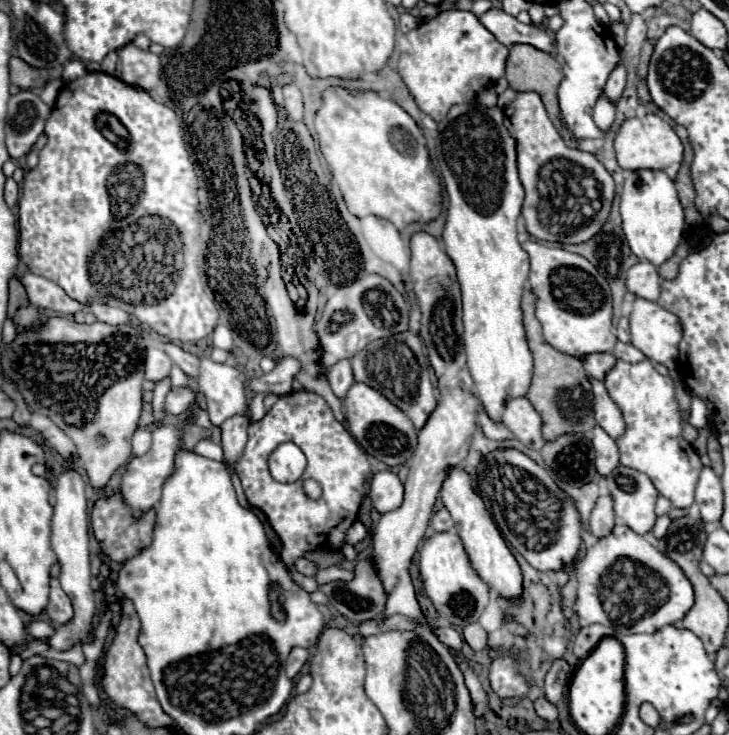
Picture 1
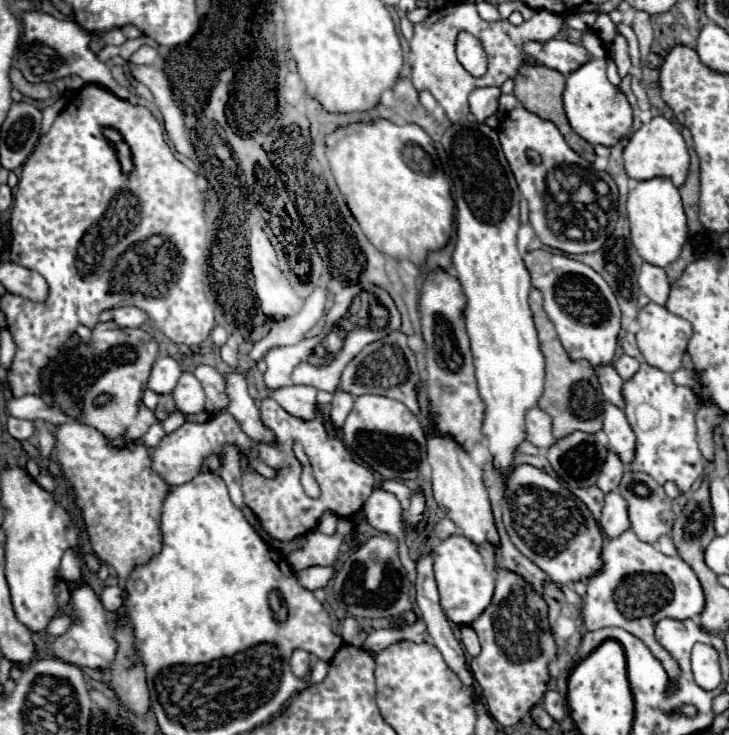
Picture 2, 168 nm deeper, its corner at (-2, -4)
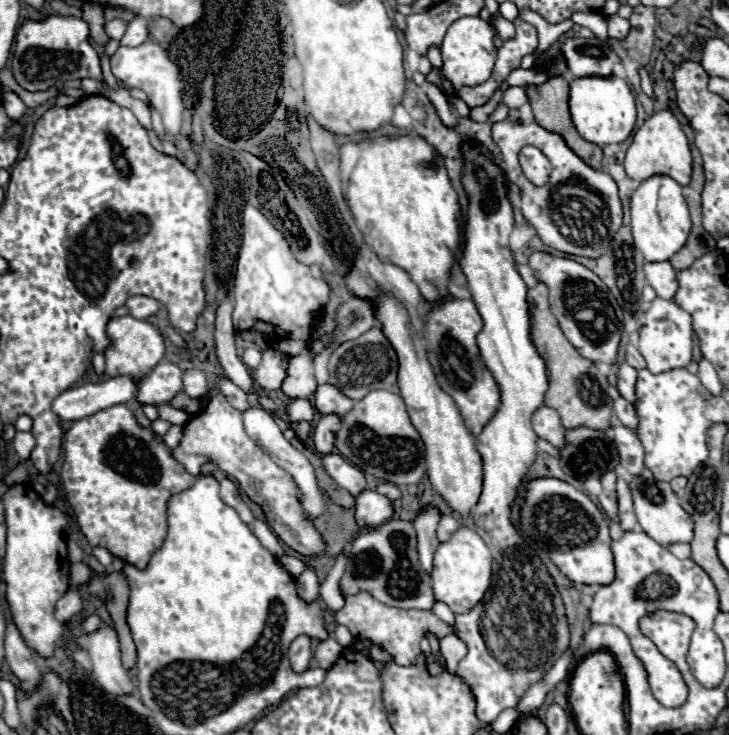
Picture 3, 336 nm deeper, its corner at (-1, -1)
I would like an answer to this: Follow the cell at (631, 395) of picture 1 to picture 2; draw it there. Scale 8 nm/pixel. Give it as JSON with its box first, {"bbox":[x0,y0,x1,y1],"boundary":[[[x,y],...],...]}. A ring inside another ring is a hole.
{"bbox":[624,363,708,491],"boundary":[[[642,363],[638,373],[624,383],[624,399],[624,413],[636,433],[636,457],[630,469],[648,473],[660,485],[676,481],[682,491],[688,491],[690,485],[700,479],[708,463],[696,443],[694,415],[700,409],[696,393],[690,387],[676,385],[668,373]]]}

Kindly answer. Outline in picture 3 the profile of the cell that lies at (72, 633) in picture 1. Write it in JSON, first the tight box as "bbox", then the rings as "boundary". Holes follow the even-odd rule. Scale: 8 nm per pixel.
{"bbox":[75,622,133,694],"boundary":[[[101,622],[101,626],[95,632],[77,636],[75,644],[79,650],[85,650],[89,654],[93,662],[93,676],[105,692],[109,694],[133,692],[131,674],[121,666],[117,632],[107,622]]]}

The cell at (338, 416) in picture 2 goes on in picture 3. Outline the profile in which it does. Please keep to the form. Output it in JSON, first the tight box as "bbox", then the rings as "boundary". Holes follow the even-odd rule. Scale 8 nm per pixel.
{"bbox":[313,414,341,454],"boundary":[[[325,414],[319,418],[319,422],[313,428],[313,442],[319,454],[333,452],[335,434],[339,432],[339,428],[341,428],[341,420],[337,414]]]}

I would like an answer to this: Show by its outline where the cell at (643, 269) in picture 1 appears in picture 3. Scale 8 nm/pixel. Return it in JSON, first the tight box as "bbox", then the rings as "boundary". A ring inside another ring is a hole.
{"bbox":[645,262,677,298],"boundary":[[[653,262],[645,264],[647,284],[657,292],[659,298],[673,298],[677,292],[677,272],[669,262]]]}

